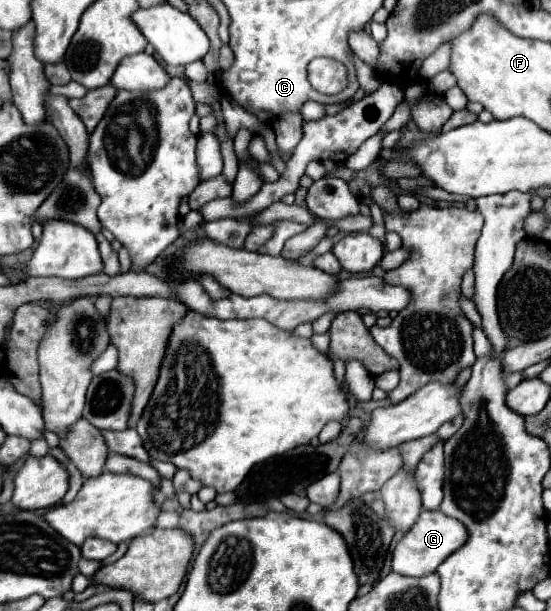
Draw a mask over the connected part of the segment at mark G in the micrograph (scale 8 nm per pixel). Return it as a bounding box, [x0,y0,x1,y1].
[392,511,466,577]

